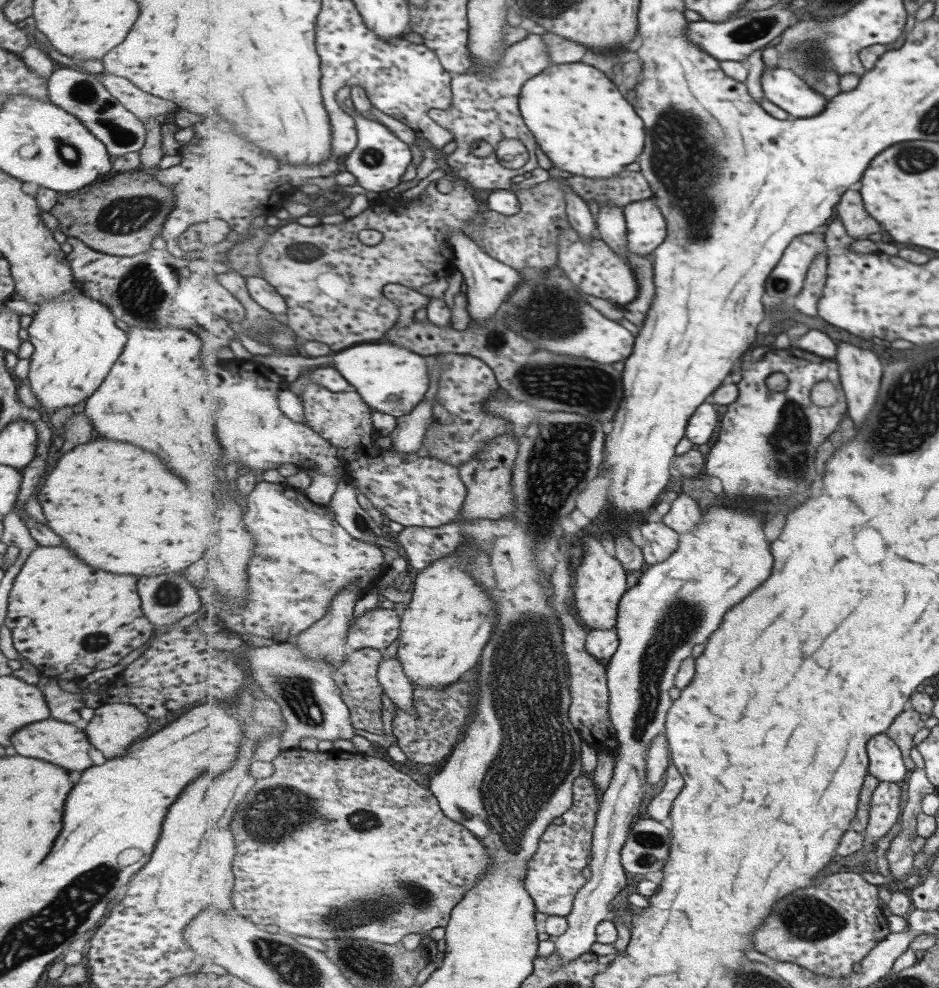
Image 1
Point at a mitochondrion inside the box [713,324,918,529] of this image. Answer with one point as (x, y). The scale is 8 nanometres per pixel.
(791, 441)

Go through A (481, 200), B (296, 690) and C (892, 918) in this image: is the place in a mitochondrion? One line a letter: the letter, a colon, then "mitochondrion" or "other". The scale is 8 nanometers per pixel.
A: other
B: mitochondrion
C: other

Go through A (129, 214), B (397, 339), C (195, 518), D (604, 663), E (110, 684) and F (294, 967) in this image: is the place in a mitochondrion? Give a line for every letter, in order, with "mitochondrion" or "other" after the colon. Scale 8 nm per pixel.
A: mitochondrion
B: other
C: other
D: other
E: other
F: mitochondrion

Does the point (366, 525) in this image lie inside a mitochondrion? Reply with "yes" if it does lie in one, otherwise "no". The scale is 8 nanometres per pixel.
yes

